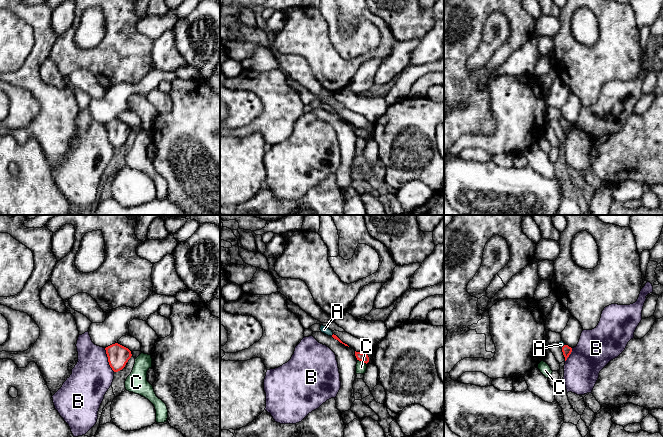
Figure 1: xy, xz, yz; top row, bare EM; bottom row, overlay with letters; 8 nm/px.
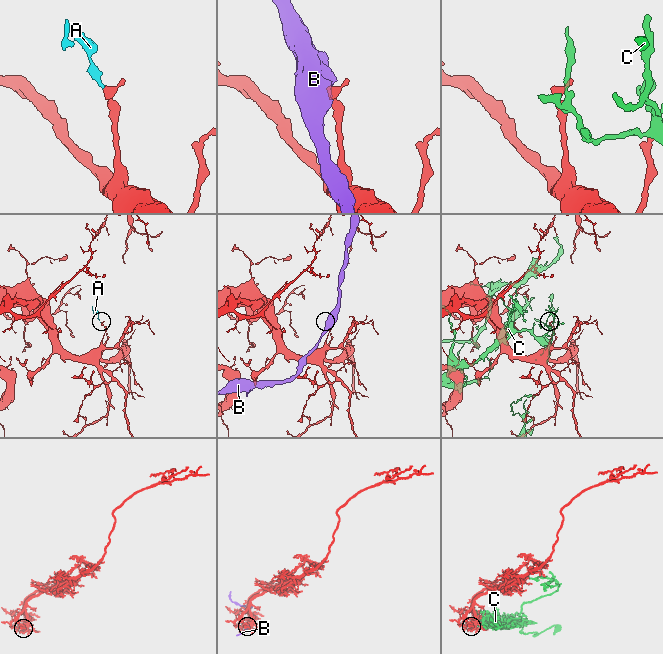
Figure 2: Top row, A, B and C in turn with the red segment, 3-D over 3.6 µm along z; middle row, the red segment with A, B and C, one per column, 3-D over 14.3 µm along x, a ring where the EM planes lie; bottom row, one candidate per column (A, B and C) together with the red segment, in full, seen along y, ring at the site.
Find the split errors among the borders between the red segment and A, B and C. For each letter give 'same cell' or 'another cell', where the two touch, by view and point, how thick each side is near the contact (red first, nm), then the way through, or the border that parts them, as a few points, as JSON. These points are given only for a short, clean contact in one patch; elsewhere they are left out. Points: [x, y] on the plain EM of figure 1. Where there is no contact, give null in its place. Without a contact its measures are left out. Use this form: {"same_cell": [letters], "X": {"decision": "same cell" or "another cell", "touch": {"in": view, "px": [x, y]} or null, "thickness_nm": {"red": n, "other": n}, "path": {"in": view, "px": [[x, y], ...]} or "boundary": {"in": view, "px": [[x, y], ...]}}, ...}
{"same_cell": ["A"], "A": {"decision": "same cell", "touch": {"in": "yz", "px": [563, 122]}, "thickness_nm": {"red": 70, "other": 50}, "path": {"in": "yz", "px": [[566, 126], [563, 122], [561, 120]]}}, "B": {"decision": "another cell", "touch": {"in": "xy", "px": [108, 136]}, "thickness_nm": {"red": 170, "other": 320}}, "C": {"decision": "another cell", "touch": {"in": "xz", "px": [362, 137]}, "thickness_nm": {"red": 70, "other": 90}}}

